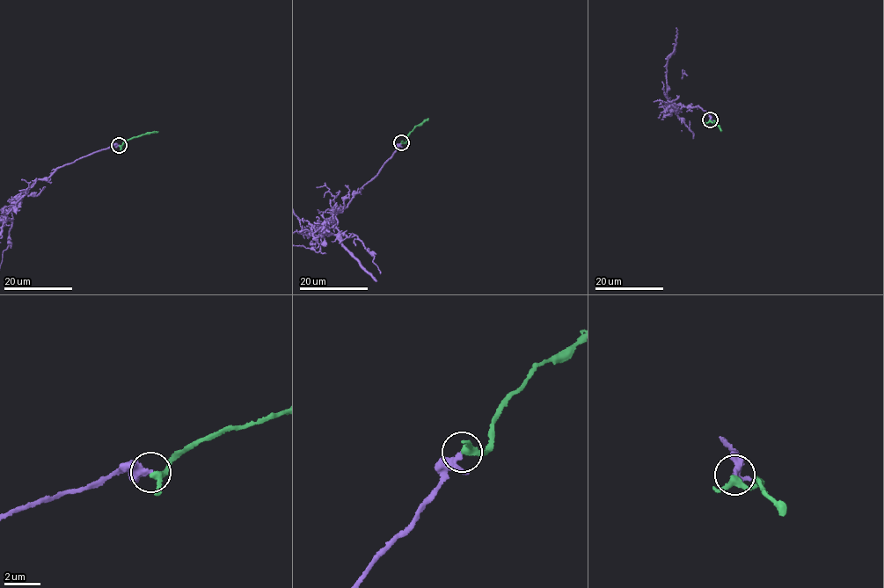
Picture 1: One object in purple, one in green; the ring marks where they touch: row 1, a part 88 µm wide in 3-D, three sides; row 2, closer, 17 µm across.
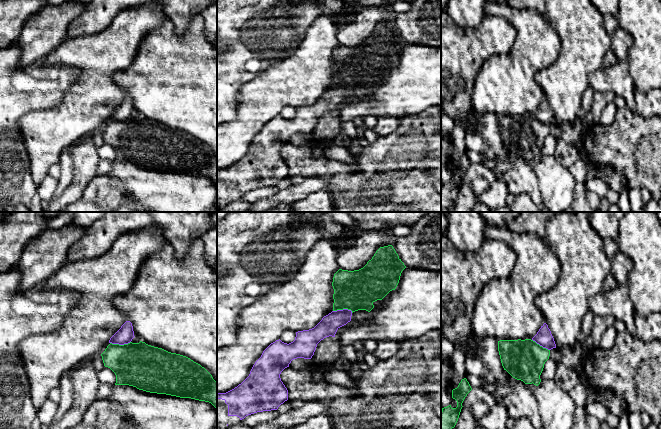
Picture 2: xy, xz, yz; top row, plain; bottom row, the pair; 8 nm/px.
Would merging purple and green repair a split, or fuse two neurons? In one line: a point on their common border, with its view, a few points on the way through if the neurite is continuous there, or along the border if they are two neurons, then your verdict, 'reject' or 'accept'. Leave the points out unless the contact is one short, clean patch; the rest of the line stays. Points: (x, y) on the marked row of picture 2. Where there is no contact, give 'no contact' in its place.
meets purple in xy at (120, 344); border along xy (130, 341), (124, 344), (110, 343); reject

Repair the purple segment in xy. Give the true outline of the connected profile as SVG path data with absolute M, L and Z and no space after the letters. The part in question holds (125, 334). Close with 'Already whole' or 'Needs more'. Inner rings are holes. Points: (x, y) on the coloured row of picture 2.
M126 321L110 338L109 343L124 345L130 343L134 337L132 323L130 321Z. Already whole

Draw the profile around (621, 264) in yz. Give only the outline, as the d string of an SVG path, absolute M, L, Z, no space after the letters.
M618 251L609 258L612 265L612 271L604 280L603 291L609 292L618 285L626 286L628 284L629 273L633 268L633 263L629 257Z

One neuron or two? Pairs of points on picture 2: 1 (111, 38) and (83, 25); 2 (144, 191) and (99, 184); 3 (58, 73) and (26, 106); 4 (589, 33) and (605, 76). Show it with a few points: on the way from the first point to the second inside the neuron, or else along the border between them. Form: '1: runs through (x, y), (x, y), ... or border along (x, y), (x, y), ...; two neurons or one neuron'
1: border along (114, 16), (112, 21), (103, 29), (74, 38); two neurons
2: border along (107, 173), (114, 186), (122, 184), (124, 199); two neurons
3: runs through (58, 84), (45, 99), (37, 100); one neuron
4: border along (602, 66), (590, 75), (589, 85); two neurons

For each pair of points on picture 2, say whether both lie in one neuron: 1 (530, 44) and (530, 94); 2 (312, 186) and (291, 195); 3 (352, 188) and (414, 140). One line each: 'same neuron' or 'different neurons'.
1: same neuron
2: same neuron
3: same neuron

